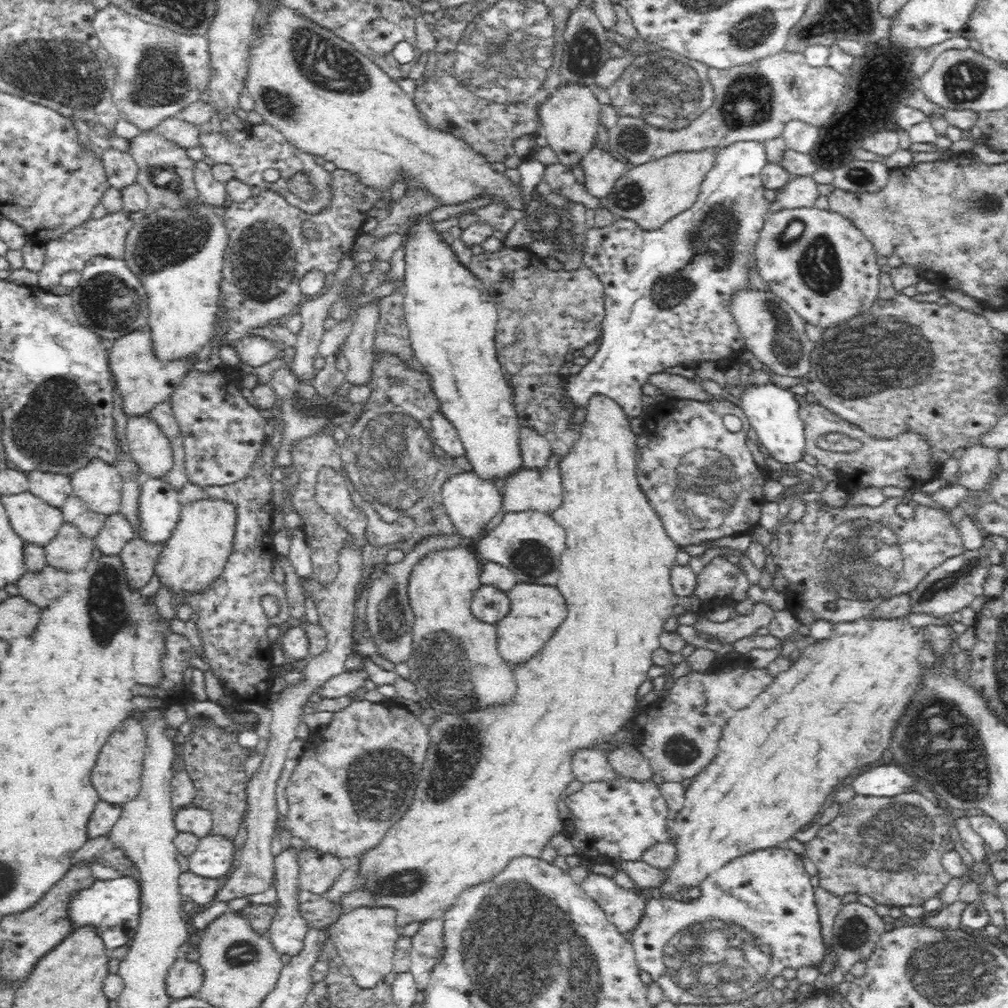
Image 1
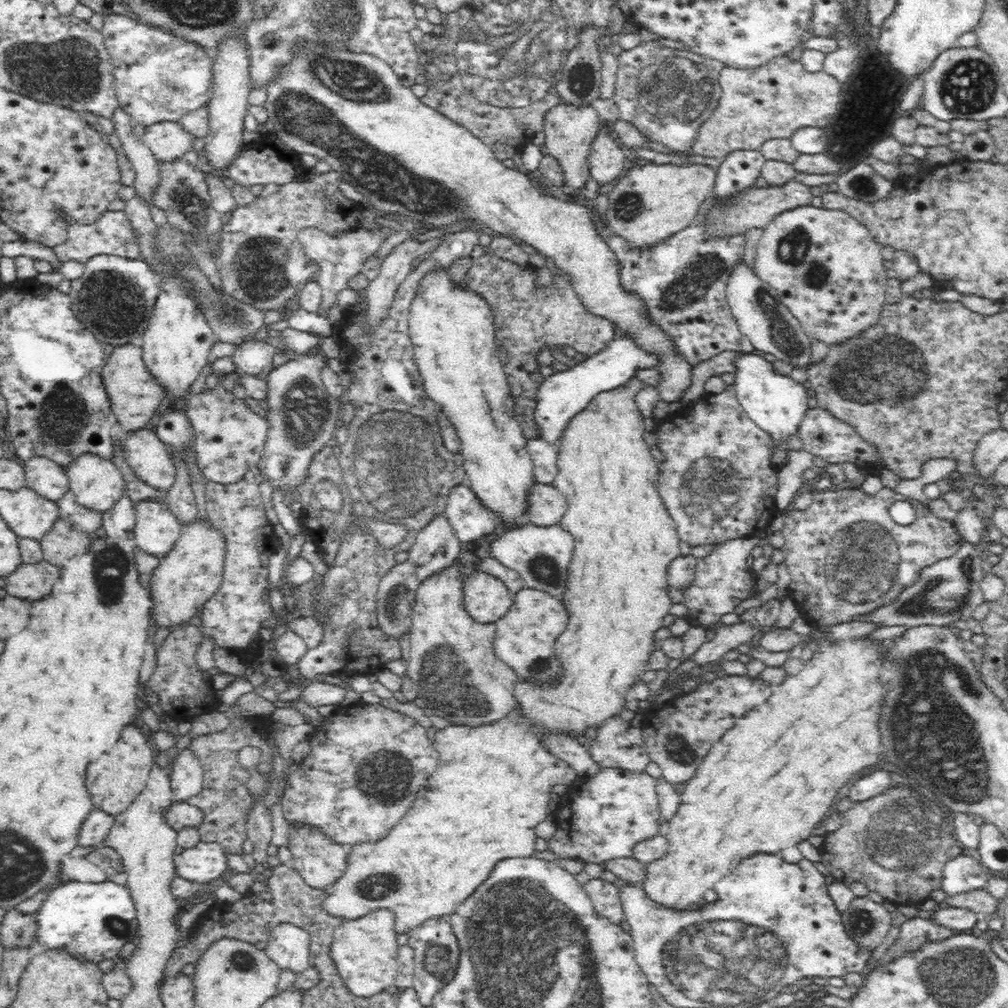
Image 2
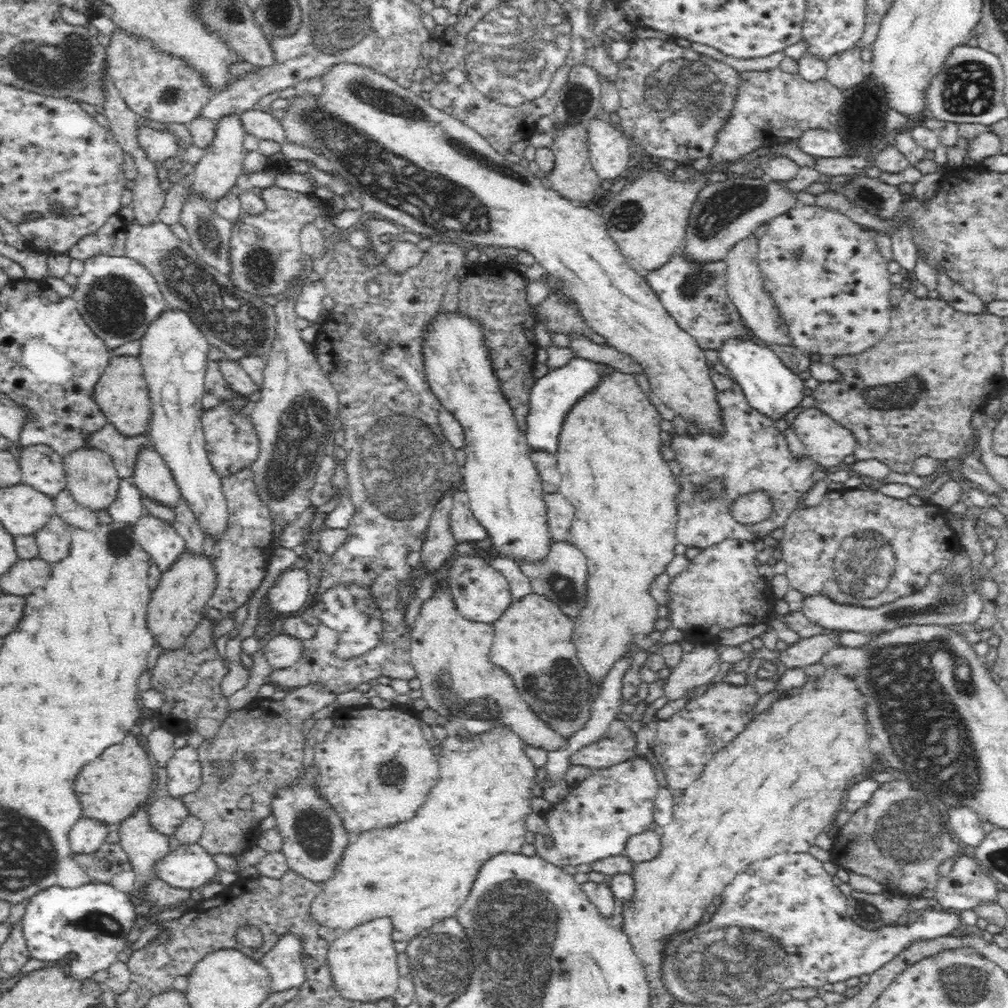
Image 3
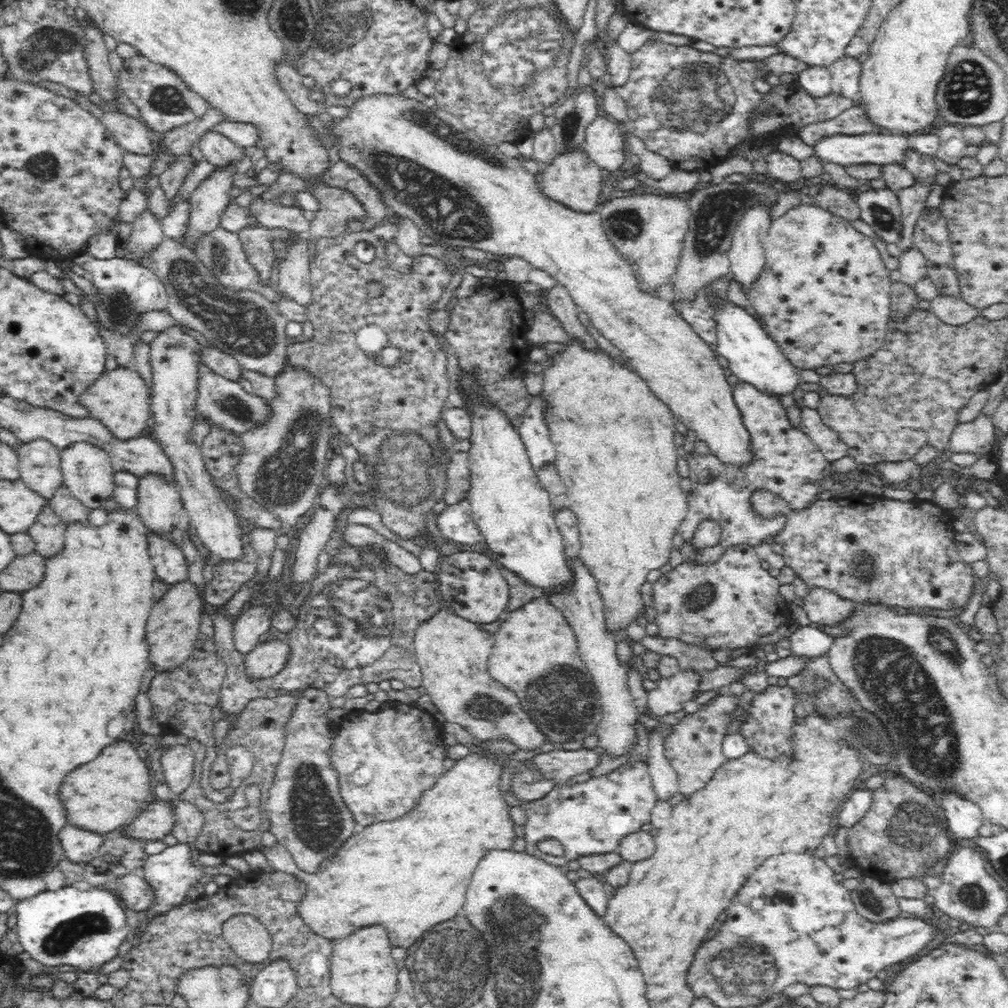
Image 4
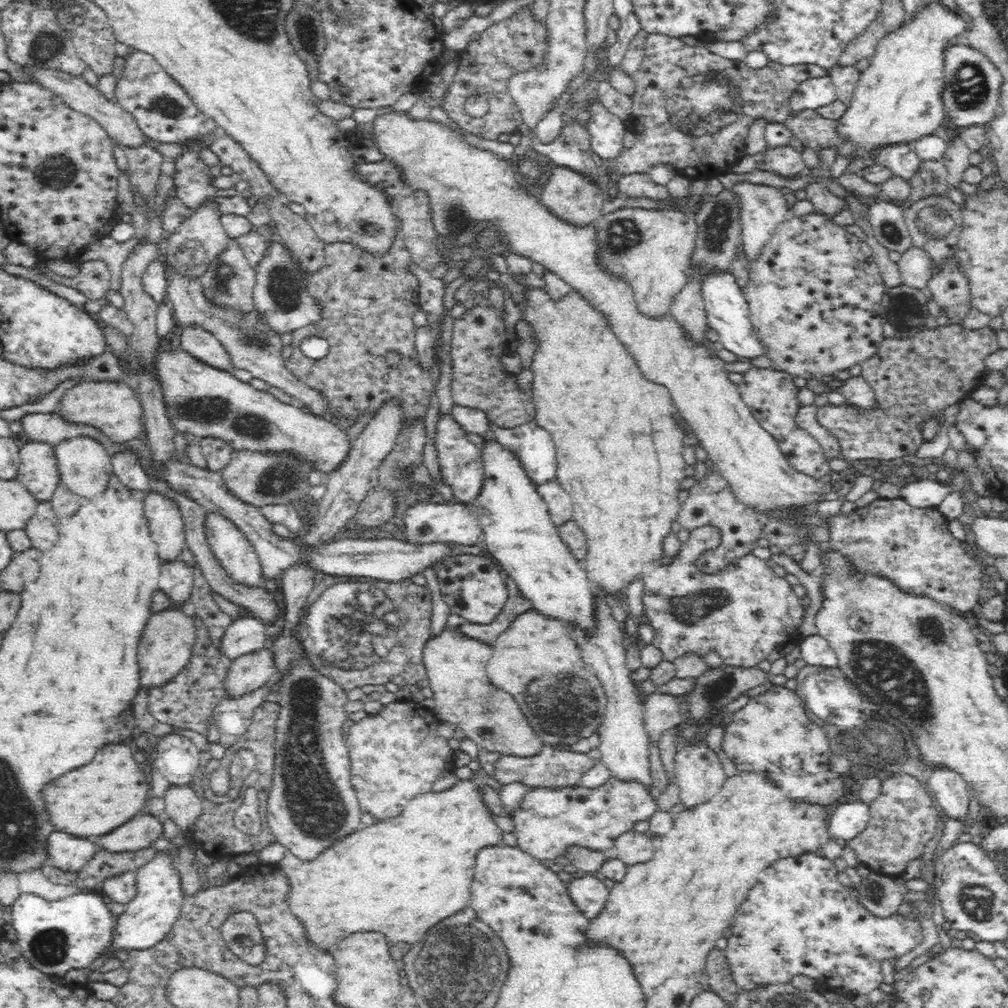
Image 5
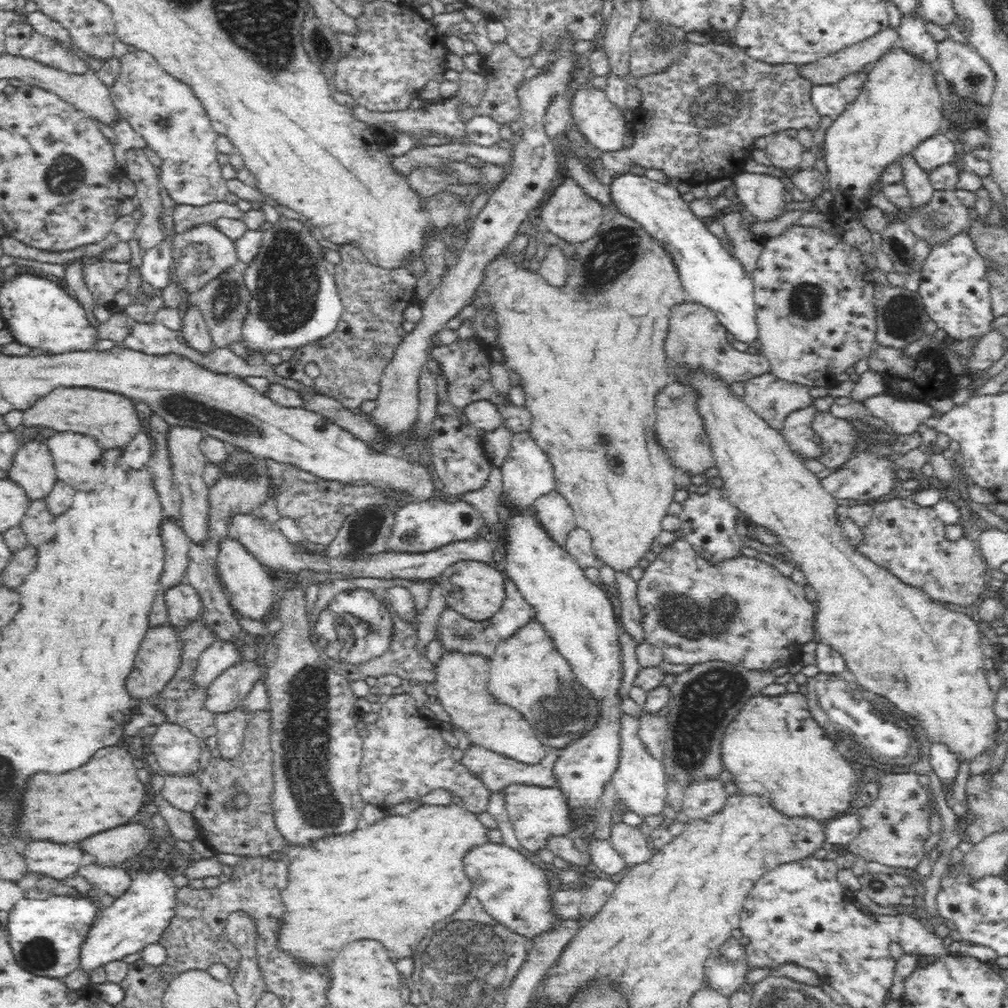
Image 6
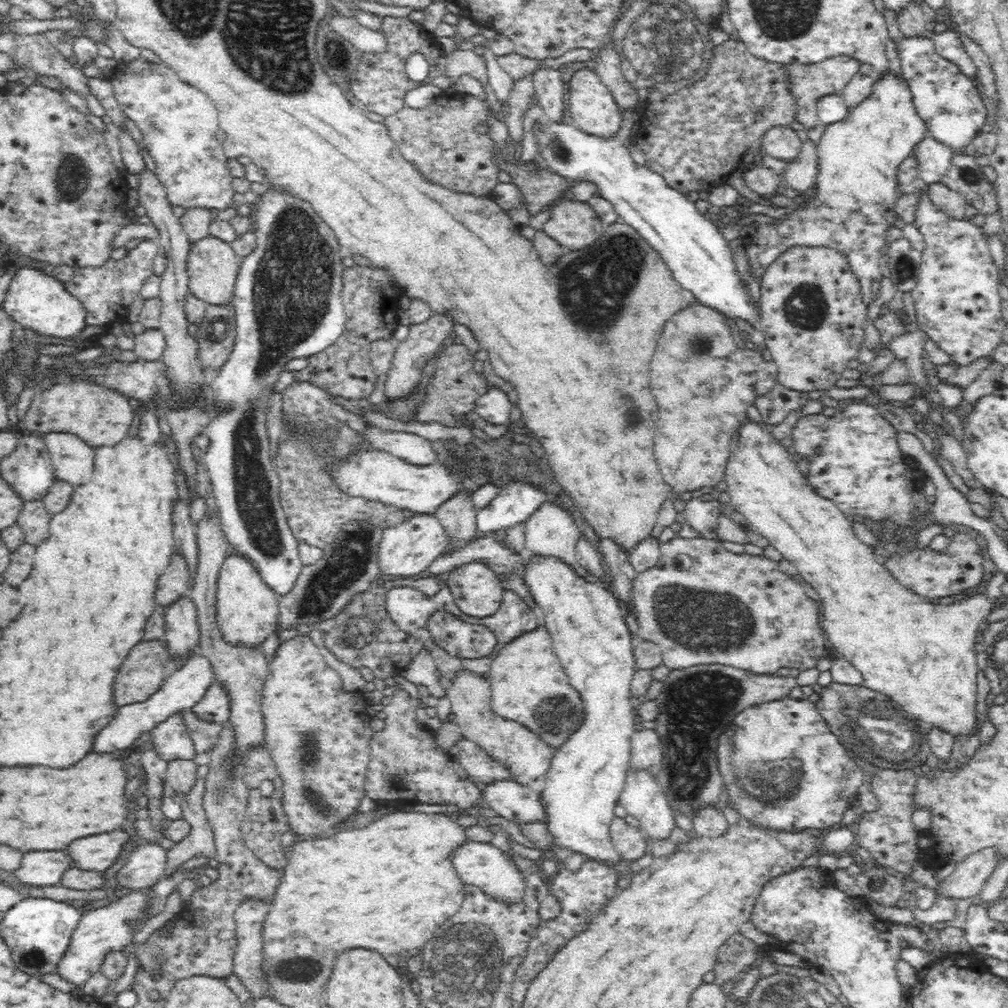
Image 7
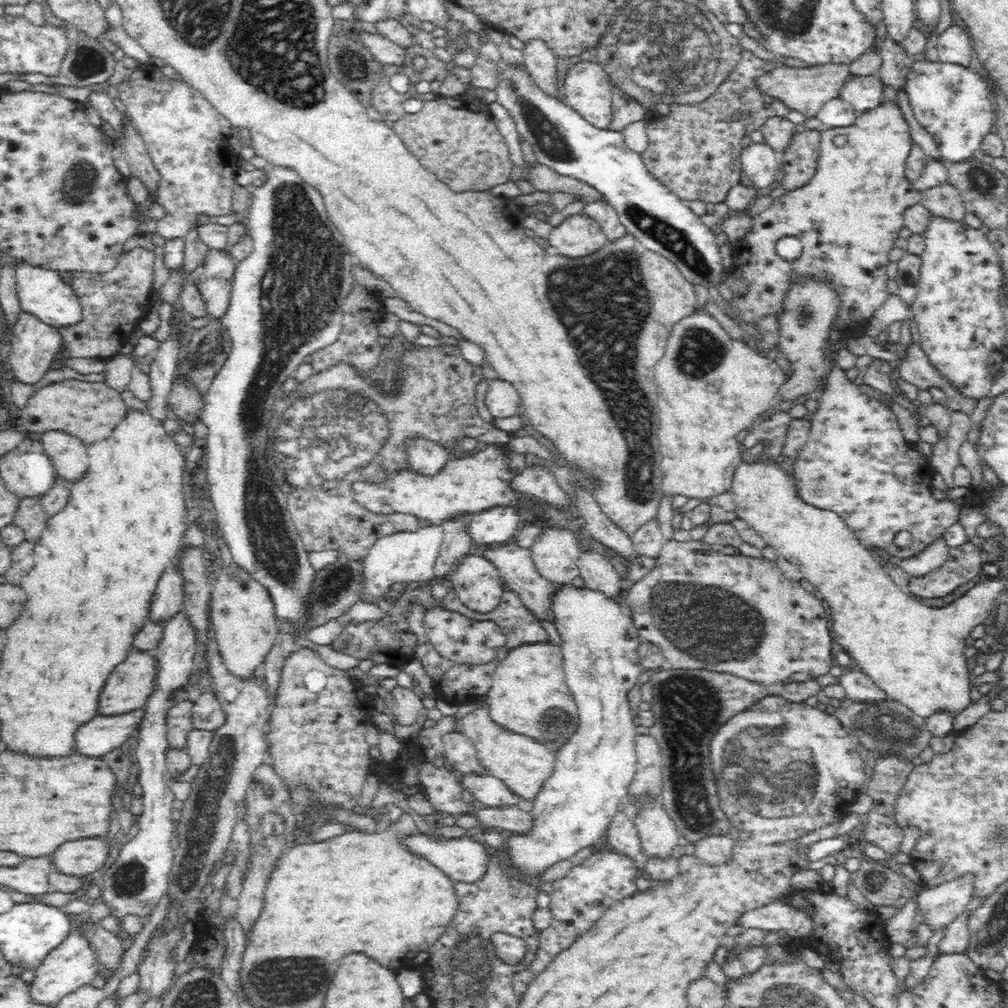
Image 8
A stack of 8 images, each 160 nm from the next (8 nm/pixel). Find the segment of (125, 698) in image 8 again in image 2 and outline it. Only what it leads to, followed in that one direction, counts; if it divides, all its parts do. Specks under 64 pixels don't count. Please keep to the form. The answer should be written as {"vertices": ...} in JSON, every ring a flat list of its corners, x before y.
{"vertices":[[208,520,184,525,180,540,172,549,153,570,148,588,151,594,152,618,158,628,178,629,196,622,202,606,214,596,223,579,226,556,223,536]]}

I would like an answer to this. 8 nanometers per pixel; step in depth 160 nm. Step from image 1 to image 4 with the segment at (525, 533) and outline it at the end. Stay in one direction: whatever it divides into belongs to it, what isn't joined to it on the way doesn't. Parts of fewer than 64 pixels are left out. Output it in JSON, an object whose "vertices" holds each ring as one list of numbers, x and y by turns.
{"vertices":[[572,559,571,568,575,573,574,588,570,592,562,592,559,596,547,598,558,610,574,631,577,648,581,659,590,671,597,693,599,694,599,708,602,709,601,720,594,729,594,736,598,738,598,748,602,754,620,760,636,750,638,746,638,711,634,705,634,698,628,689,628,663,618,659,619,644,616,634,606,625,606,613,595,578,584,567,580,559]]}

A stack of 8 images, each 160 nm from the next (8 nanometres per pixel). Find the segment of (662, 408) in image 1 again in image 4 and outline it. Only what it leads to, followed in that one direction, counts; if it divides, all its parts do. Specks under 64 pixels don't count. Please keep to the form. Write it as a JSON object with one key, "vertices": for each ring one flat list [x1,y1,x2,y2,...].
{"vertices":[[741,380,733,387,734,401,742,411,746,428,752,433,756,460,744,468,735,468,722,464,711,453,704,456,698,453,687,455,692,490,687,492,686,518,680,522,677,531,684,541,690,544,696,528,703,521,714,520,723,531,723,540,718,546,699,550,699,556,696,558,698,565,717,564,728,548,741,545,758,546,768,536,778,534,784,528,787,516,776,514,767,518,759,514,753,506,755,492,772,492,792,511,809,508,818,499,820,484,830,463,822,449,810,439,810,435,790,421,780,395,762,391]]}

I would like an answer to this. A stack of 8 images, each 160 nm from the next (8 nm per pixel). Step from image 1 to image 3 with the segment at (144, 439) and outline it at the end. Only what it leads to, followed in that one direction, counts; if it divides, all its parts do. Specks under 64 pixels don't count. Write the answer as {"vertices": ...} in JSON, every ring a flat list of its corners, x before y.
{"vertices":[[152,446,142,448,130,481,158,506,174,511,181,504,180,491,170,469]]}

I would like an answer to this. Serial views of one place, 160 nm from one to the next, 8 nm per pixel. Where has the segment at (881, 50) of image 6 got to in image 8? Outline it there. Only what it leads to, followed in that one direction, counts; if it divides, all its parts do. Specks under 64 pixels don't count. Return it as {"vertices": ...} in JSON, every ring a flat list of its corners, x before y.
{"vertices":[[825,64,816,68,773,68,771,72,754,78,760,93,774,97,791,110,797,110,804,116,816,115,828,102,841,95,846,78,850,76,849,65]]}

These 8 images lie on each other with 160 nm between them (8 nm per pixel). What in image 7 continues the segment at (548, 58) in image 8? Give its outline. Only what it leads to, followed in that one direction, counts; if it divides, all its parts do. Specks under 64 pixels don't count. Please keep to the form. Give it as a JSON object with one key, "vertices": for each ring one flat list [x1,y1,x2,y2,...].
{"vertices":[[537,68,532,74,532,87,539,106,550,119,562,119,565,97,565,82,561,72,554,68]]}

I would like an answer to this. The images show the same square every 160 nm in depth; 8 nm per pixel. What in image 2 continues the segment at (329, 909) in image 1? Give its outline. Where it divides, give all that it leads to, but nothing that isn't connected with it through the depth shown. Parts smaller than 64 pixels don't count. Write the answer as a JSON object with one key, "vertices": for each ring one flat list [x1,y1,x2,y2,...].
{"vertices":[[290,864,274,868,274,874,262,885,266,886,268,894,272,895,270,900,264,900,262,896,256,896,254,892,248,890,236,902,212,904,194,923,193,929,189,933,190,938,188,936,186,939,186,944,182,947,174,947,172,950,171,956,167,958,160,986,166,983,166,980,177,978,182,974,184,966,196,963,209,945,222,938,235,938,253,944,258,950,265,950,267,942,270,940,270,934,278,924,293,924,306,931,309,938,312,939,310,956,312,956,314,966,316,968,326,966,326,964,332,966,332,960,326,954,326,946,331,944,334,930,338,928,342,920,331,917,322,910,321,902,327,897,323,888,317,889,306,884,306,881]]}

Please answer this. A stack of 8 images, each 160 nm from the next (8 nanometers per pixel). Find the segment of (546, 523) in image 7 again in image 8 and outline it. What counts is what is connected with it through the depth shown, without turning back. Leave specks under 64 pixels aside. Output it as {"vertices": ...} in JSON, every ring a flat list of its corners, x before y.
{"vertices":[[551,527,544,530,545,534,530,547,534,567,544,580,552,584,571,584,580,576,578,539,571,530]]}

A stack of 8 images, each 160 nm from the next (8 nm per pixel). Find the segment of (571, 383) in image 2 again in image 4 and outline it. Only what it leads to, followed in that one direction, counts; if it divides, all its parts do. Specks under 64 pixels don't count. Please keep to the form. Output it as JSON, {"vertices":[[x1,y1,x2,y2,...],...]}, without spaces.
{"vertices":[[539,395,535,396,534,404,526,410,522,422,516,429,535,471,555,464,557,455,543,419,542,409,541,398]]}

